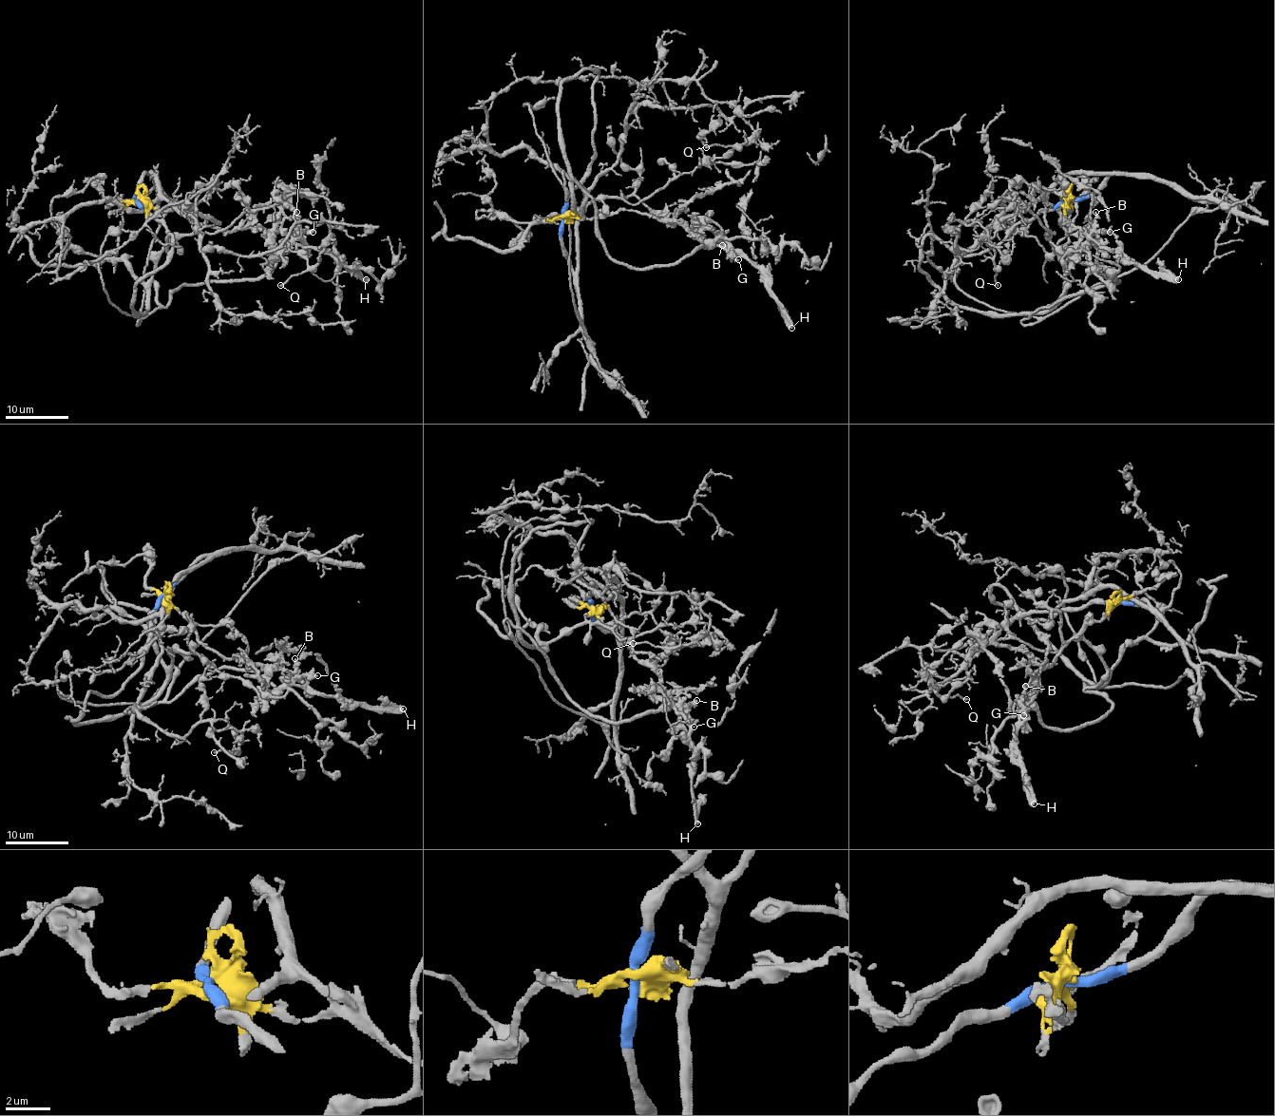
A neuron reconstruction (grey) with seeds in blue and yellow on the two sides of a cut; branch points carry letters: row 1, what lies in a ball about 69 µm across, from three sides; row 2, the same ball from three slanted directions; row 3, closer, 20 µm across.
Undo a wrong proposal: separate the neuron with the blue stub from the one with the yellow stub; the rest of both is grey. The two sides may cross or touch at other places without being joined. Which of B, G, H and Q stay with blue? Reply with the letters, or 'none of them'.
Q

